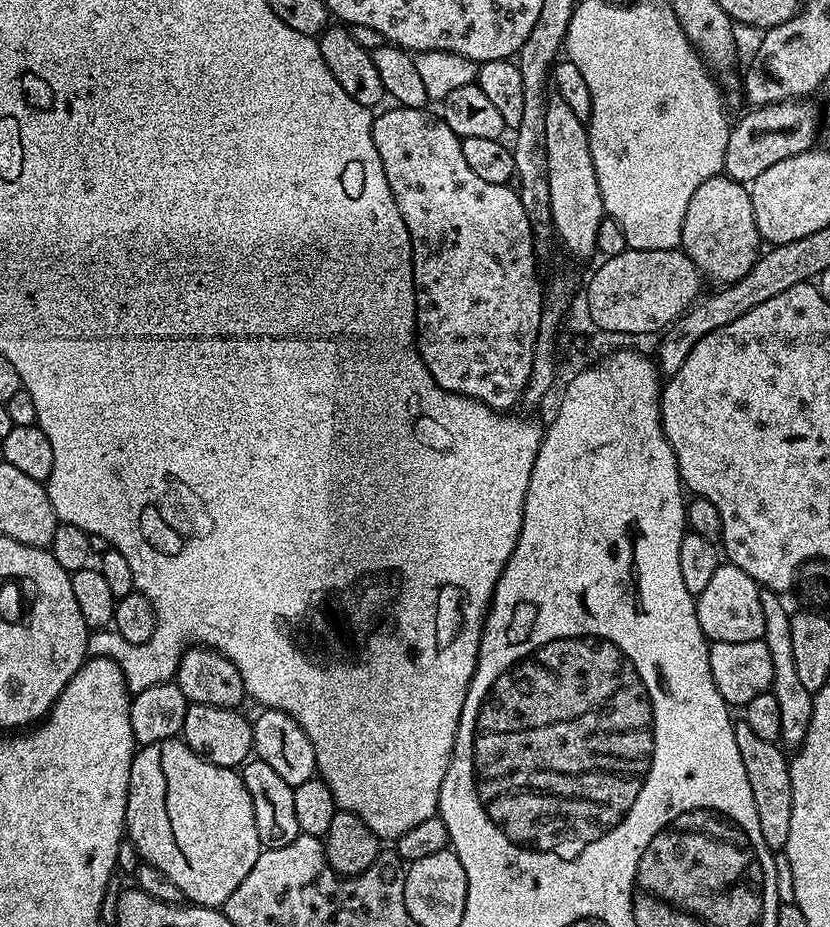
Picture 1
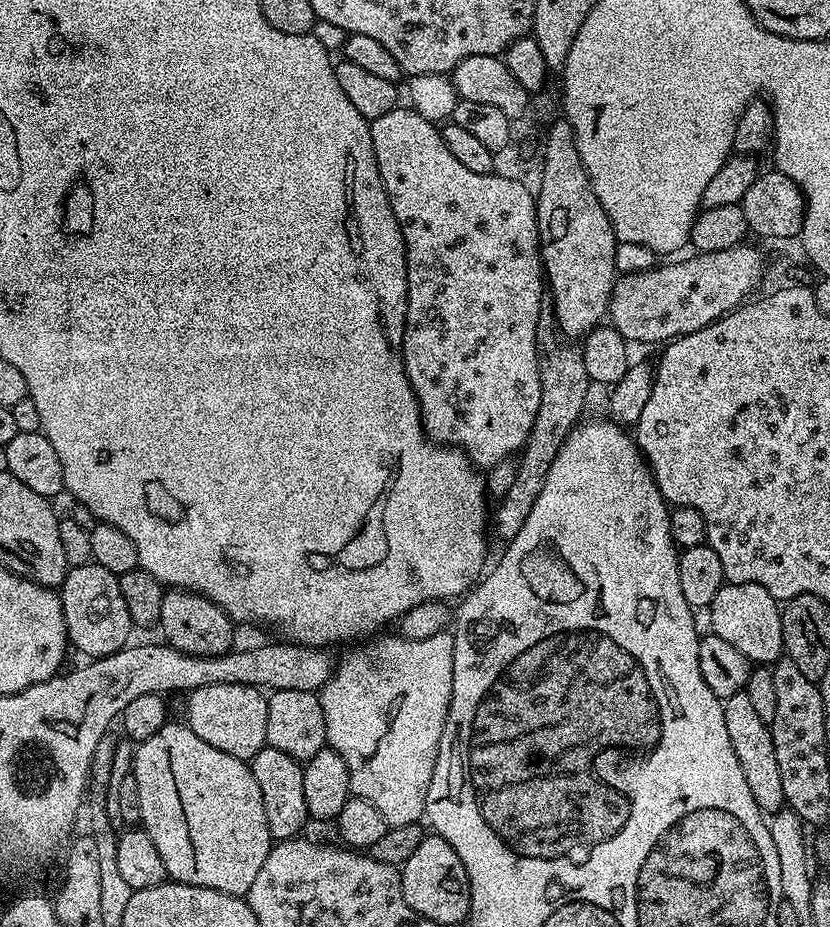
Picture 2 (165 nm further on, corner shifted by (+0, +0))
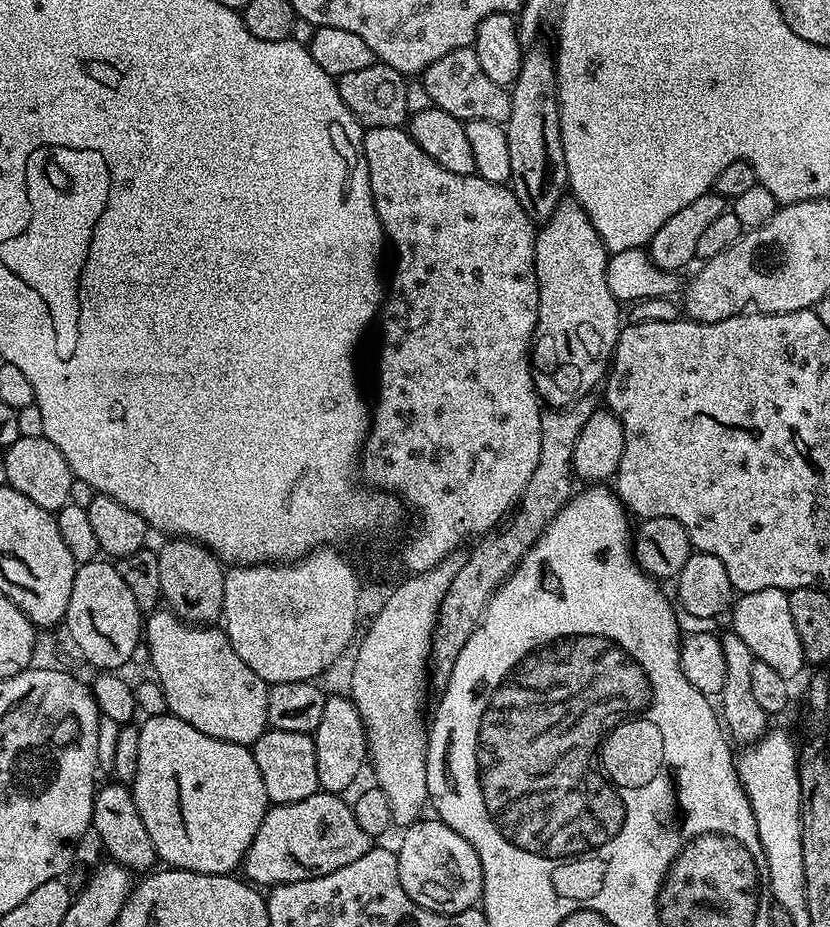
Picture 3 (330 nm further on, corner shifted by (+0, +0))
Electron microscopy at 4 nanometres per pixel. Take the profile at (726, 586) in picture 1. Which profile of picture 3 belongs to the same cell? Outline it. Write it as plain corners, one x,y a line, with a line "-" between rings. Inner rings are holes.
767,588
737,595
730,608
731,616
731,631
736,632
746,646
750,646
756,659
766,662
766,666
782,674
784,680
795,681
795,676
806,668
802,642
798,642
798,630
794,630
794,618
790,615
790,602
785,589

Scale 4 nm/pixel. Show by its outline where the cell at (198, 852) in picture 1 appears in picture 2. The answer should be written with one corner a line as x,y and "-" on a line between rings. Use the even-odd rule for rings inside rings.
169,722
162,726
162,730
158,730
158,734
150,734
150,738
141,740
135,745
132,775
136,779
140,807
139,823
144,832
150,834
150,842
154,842
154,847
157,848
169,877
178,884
202,886
210,890
218,890
222,894
247,897
250,886
254,886
254,878
257,876
259,868
262,867
262,862
266,862
266,854
270,854
274,843
270,834
270,826
266,826
266,810
262,806
262,790
254,778
251,767
245,761
234,758
230,754
222,754
222,750
214,750
214,746
210,746
210,742
202,742
202,738
198,738
198,734
194,734
194,730
190,730
187,723

